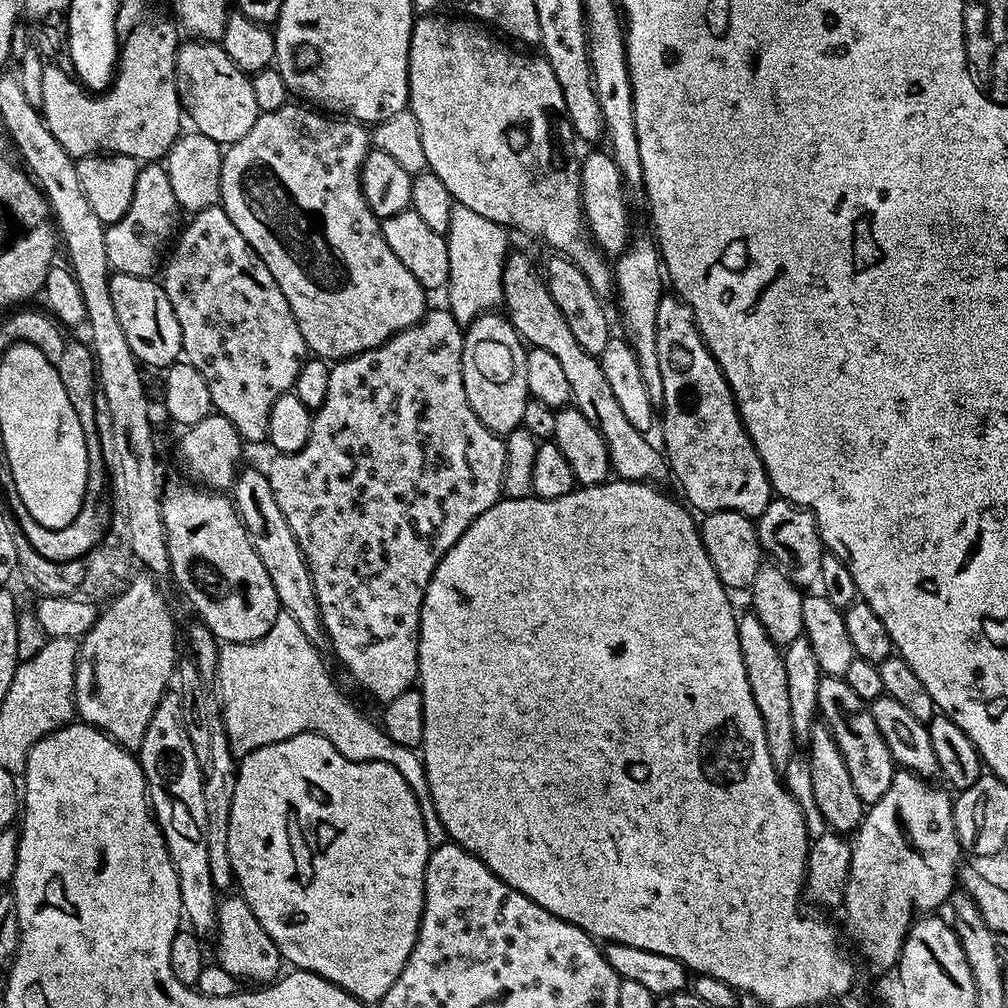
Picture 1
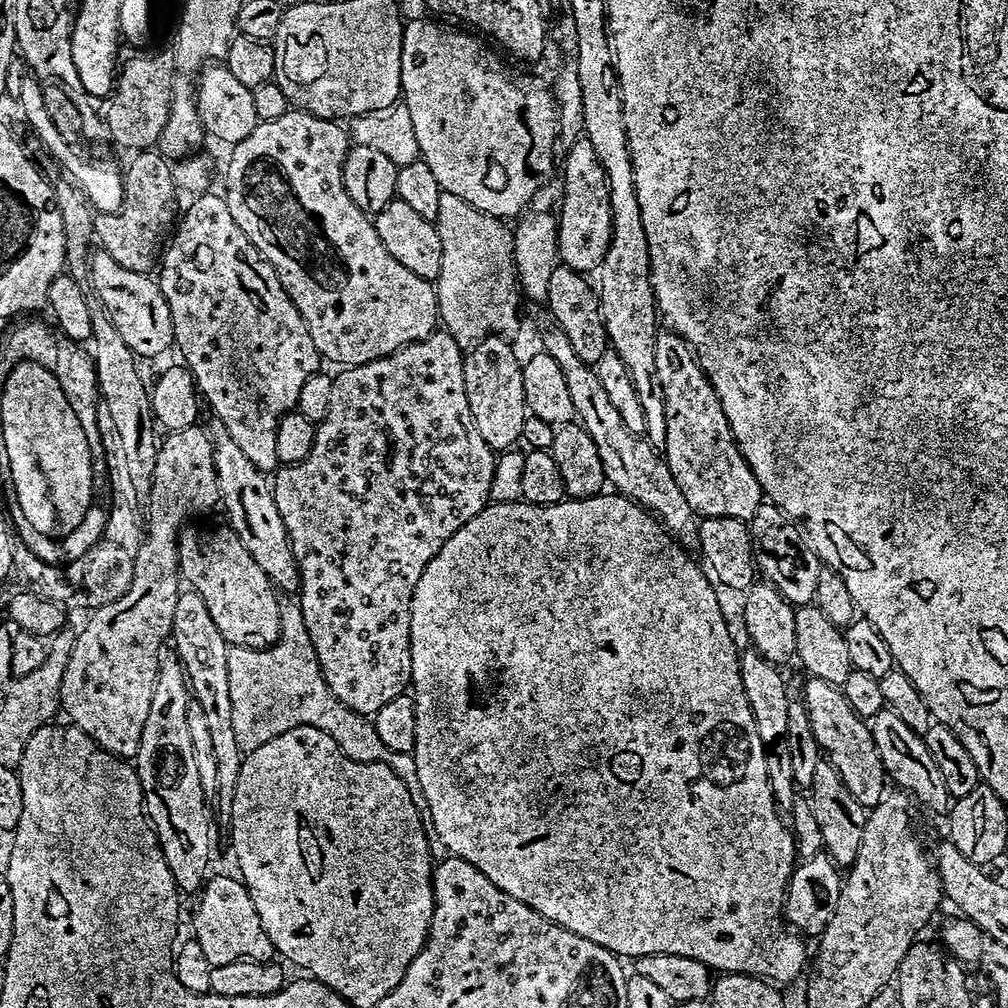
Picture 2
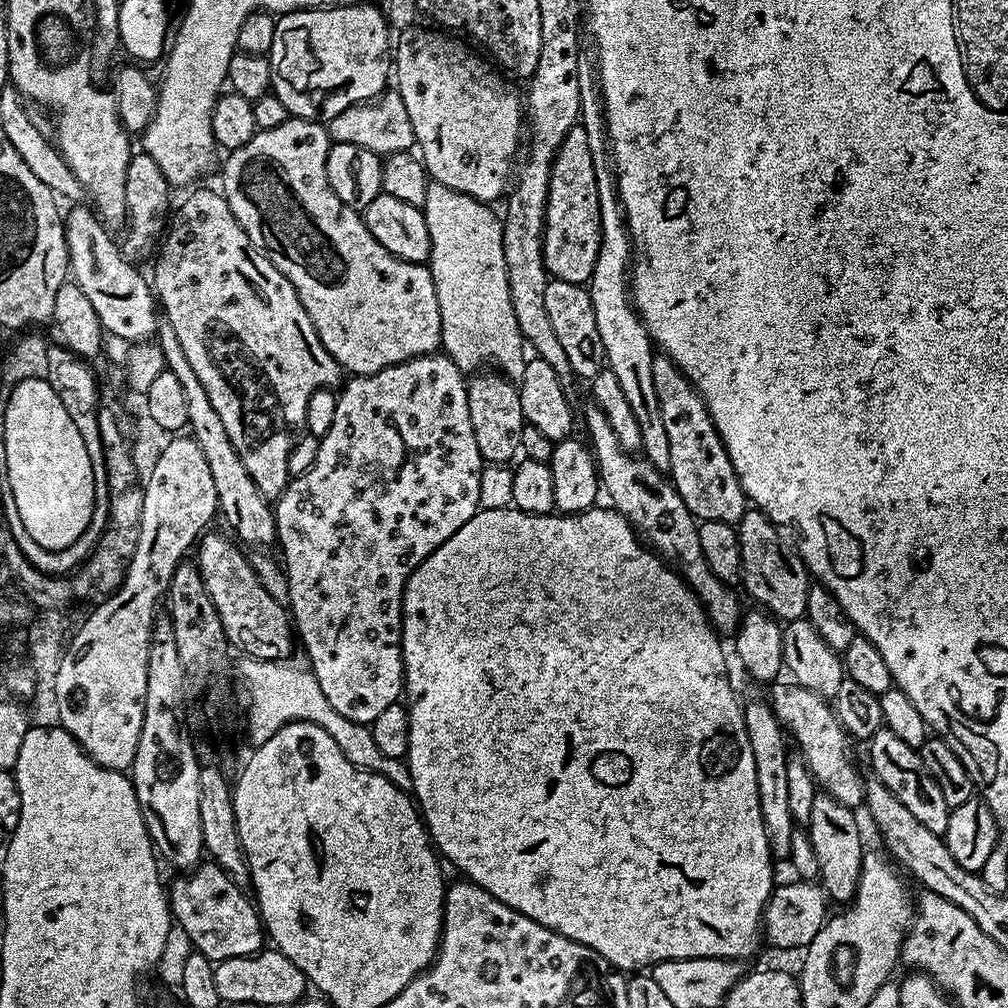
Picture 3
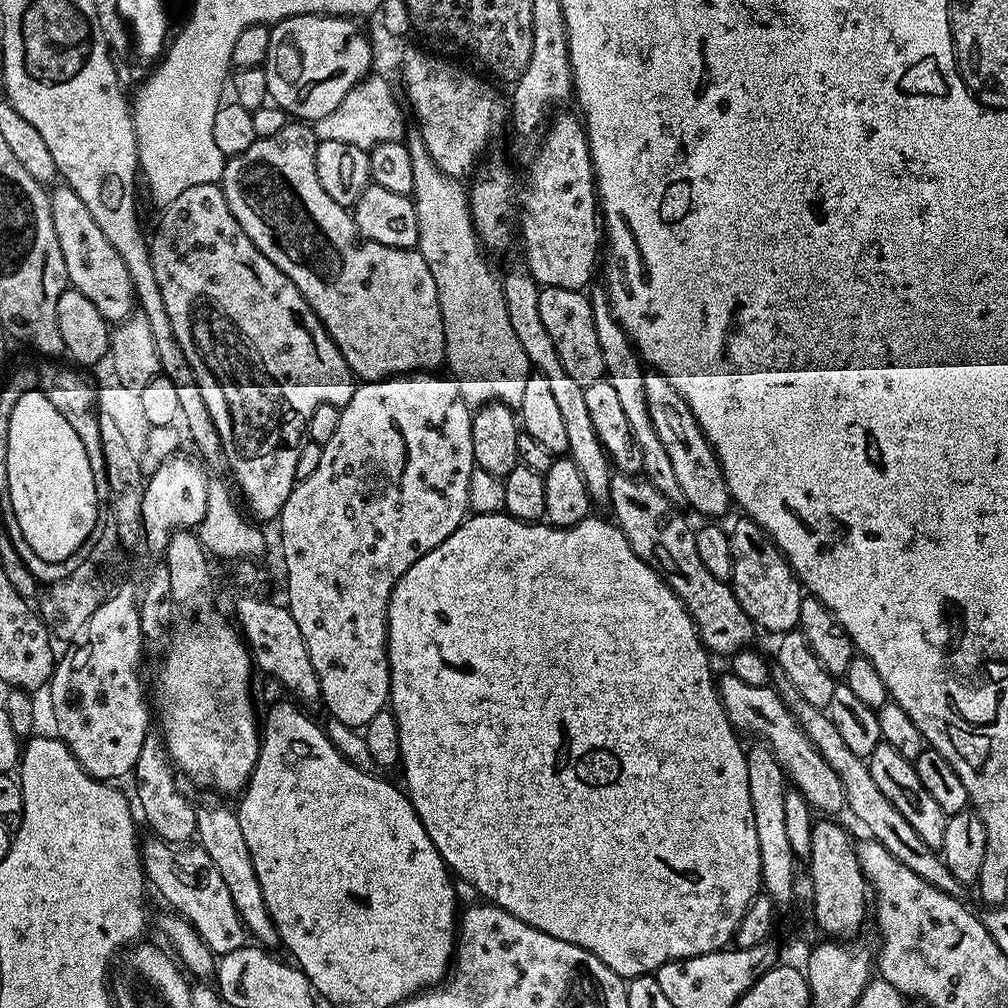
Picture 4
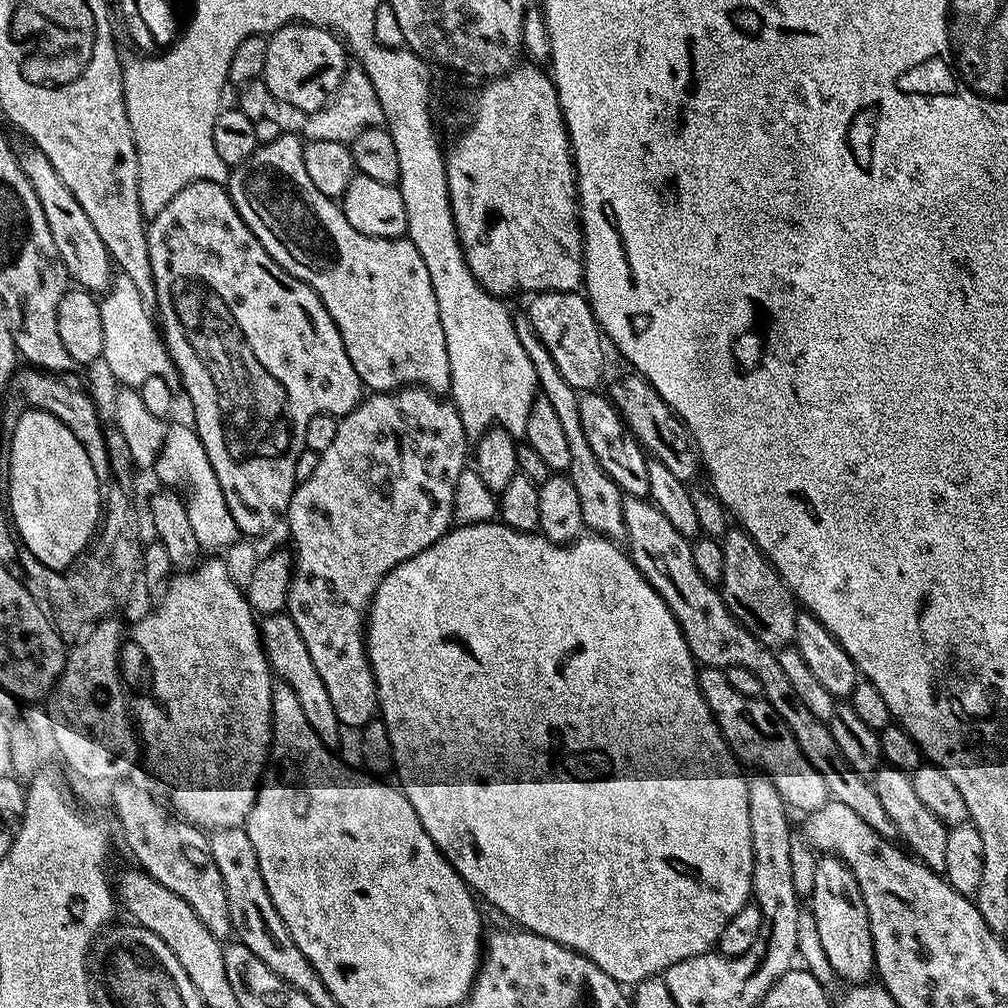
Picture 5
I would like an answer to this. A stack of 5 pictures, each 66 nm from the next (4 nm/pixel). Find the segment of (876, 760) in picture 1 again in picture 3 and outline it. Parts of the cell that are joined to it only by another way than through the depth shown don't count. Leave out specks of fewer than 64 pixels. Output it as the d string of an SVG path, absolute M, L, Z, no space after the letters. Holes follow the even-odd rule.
M783 683L771 685L770 703L781 728L789 737L796 739L799 755L803 756L813 780L827 795L833 796L847 808L856 810L864 803L865 781L860 780L852 760L848 757L849 737L840 725L835 711L827 699L799 686L783 688Z

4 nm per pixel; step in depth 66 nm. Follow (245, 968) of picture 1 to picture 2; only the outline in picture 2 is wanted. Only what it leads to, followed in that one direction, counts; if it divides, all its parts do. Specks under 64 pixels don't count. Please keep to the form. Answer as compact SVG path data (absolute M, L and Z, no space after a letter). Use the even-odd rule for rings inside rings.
M232 876L206 879L194 900L196 909L192 912L191 935L198 946L202 946L202 954L206 954L206 962L210 962L213 968L243 960L262 964L274 956L270 934L262 930L262 918L258 918L258 910L254 910L254 902L250 902L243 880Z

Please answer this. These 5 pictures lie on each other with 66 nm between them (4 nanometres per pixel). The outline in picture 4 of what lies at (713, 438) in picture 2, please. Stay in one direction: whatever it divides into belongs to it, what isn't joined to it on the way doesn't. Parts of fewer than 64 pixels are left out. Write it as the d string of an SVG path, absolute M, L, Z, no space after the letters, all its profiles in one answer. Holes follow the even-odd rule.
M652 370L645 375L646 406L650 406L650 422L654 422L654 430L658 430L658 438L662 438L662 446L666 446L666 454L670 454L670 462L674 466L674 474L678 474L678 482L682 486L685 501L693 504L704 518L720 518L727 510L733 498L728 492L724 471L716 451L710 446L704 432L698 426L688 403L670 386L666 377Z

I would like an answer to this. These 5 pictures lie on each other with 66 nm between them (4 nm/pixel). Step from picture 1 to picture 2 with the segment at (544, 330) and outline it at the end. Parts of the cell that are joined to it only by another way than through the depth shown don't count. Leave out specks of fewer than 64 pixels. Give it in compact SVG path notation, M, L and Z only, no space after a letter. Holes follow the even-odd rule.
M549 326L544 332L544 344L542 350L550 354L562 366L562 374L566 378L566 386L570 390L570 399L574 401L576 420L581 428L594 438L594 446L598 446L598 458L602 458L602 470L605 481L612 484L617 493L641 504L651 516L656 517L664 526L664 531L685 550L699 549L698 526L700 520L695 510L686 502L678 482L674 482L674 474L670 474L670 466L665 462L663 455L652 447L649 440L643 436L630 434L618 415L618 410L610 402L602 382L598 378L595 367L582 362L578 354L574 354L574 348L562 334L562 330L555 326Z

